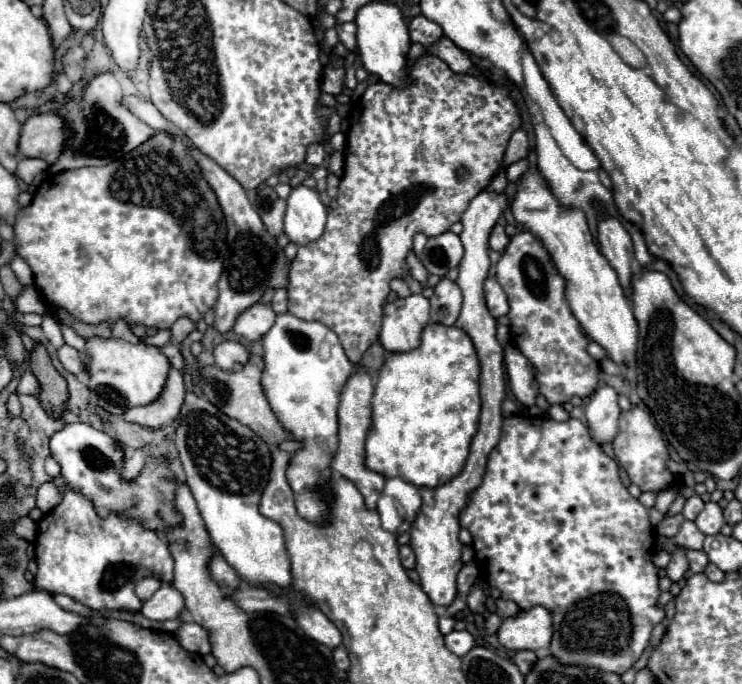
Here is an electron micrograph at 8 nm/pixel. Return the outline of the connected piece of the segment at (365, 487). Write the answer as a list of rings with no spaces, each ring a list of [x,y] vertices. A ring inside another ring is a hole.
[[[359,368],[345,384],[341,392],[341,402],[339,402],[339,448],[331,460],[331,470],[339,472],[343,478],[351,480],[357,490],[365,498],[365,506],[369,510],[377,510],[377,502],[381,498],[381,492],[385,488],[385,476],[369,470],[365,466],[365,440],[367,440],[367,428],[371,428],[371,392],[373,392],[373,378],[367,376],[365,368]]]

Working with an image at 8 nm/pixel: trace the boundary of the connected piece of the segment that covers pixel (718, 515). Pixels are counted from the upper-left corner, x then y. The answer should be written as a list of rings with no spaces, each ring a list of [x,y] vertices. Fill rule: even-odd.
[[[707,502],[703,512],[695,518],[695,526],[703,532],[703,534],[719,534],[719,530],[723,528],[725,520],[723,520],[723,510],[719,508],[719,504],[715,502]]]

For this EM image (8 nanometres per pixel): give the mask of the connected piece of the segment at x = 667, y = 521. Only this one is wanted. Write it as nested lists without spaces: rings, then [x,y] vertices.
[[[675,514],[675,516],[665,516],[659,526],[657,526],[657,534],[659,536],[675,536],[679,532],[679,526],[685,518],[681,514]]]

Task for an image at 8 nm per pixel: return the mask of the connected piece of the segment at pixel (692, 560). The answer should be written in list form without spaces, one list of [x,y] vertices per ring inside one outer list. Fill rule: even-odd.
[[[687,550],[687,558],[689,558],[689,574],[697,574],[697,572],[705,572],[709,558],[703,550]]]

